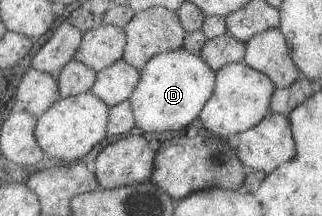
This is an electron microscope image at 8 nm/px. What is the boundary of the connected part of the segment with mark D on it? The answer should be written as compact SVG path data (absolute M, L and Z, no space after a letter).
M182 47L154 56L141 71L141 83L130 98L137 120L137 132L164 137L170 132L197 124L216 87L217 71L201 54L194 54Z

